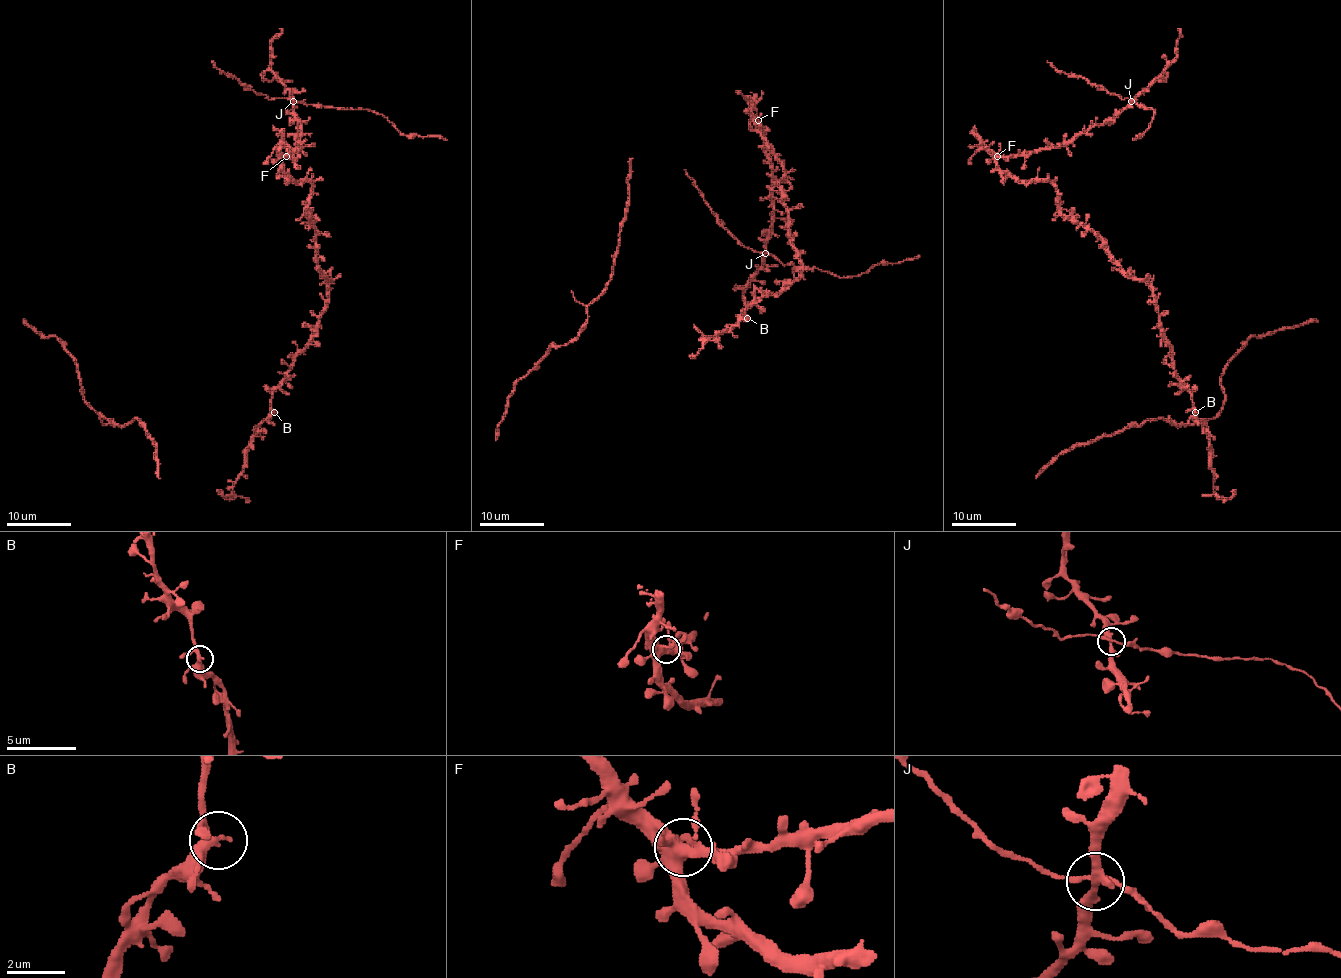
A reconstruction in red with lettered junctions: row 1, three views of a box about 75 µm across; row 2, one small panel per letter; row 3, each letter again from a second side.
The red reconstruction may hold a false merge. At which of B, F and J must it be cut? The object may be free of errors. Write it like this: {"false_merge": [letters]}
{"false_merge": []}

